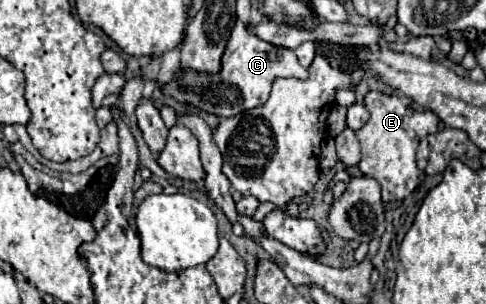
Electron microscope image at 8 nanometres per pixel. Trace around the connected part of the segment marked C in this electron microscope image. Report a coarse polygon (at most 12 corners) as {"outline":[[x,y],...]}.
{"outline":[[236,23],[218,75],[178,71],[164,95],[220,117],[308,79],[294,51]]}

